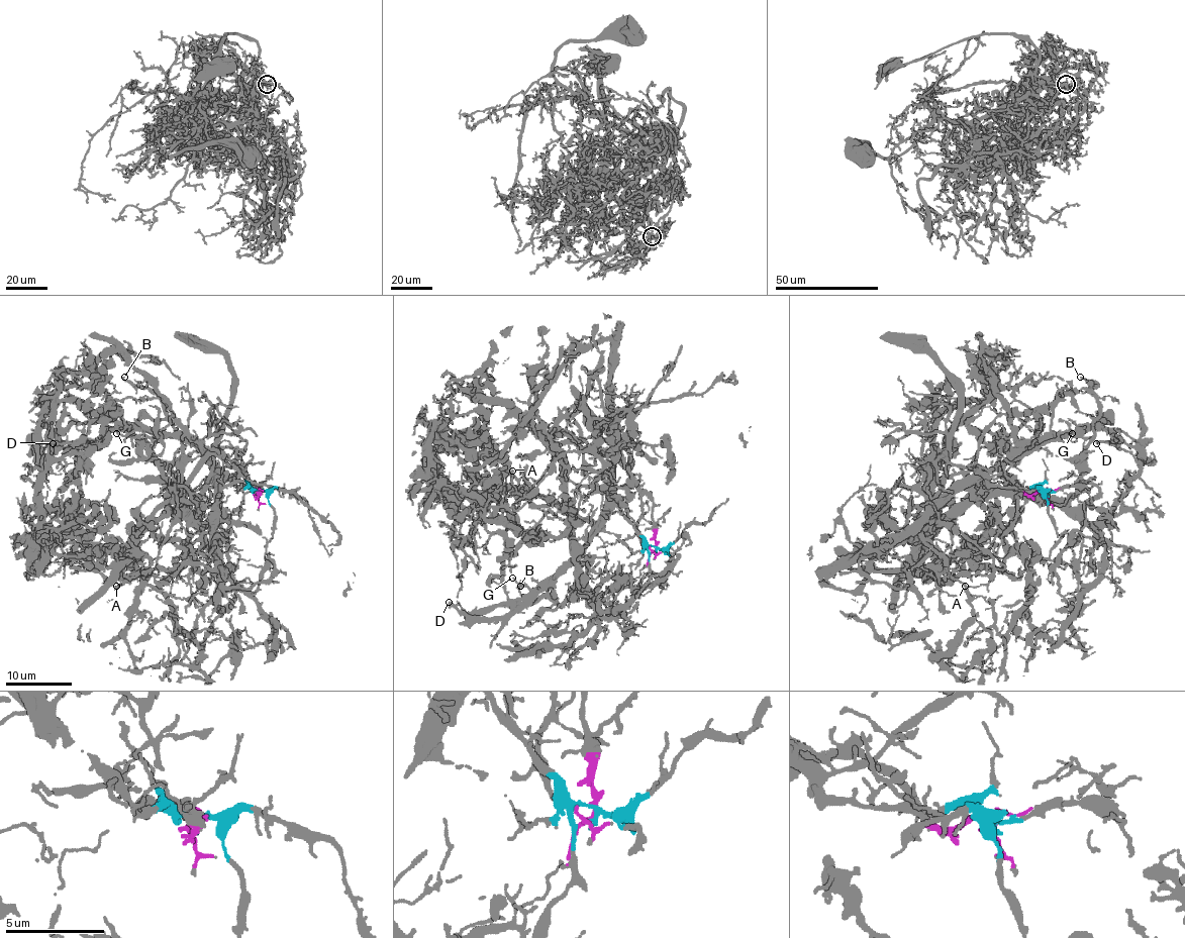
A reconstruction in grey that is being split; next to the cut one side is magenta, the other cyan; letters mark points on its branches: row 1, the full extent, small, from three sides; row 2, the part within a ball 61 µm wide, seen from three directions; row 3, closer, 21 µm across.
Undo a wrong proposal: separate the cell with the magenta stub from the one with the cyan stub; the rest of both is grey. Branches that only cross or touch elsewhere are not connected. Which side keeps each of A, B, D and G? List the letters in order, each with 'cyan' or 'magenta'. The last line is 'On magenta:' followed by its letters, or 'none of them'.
A: magenta
B: magenta
D: cyan
G: cyan
On magenta: A, B

